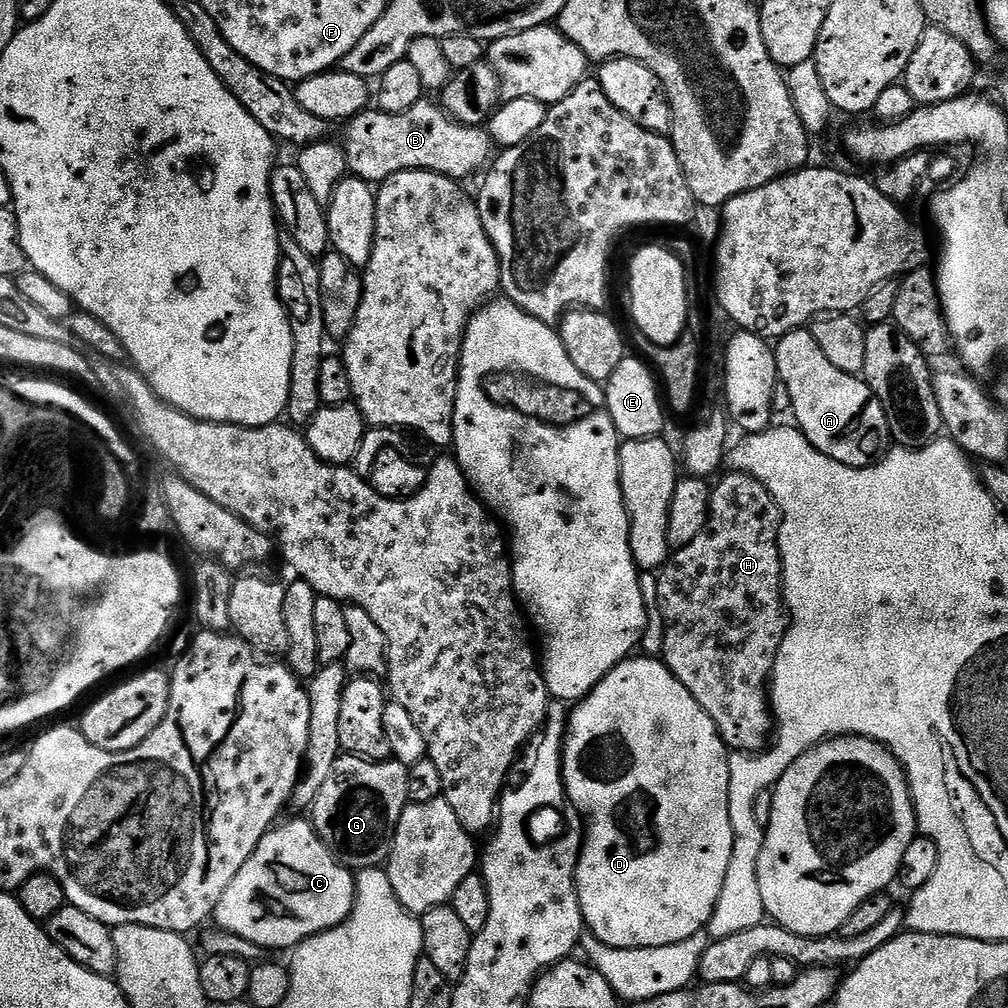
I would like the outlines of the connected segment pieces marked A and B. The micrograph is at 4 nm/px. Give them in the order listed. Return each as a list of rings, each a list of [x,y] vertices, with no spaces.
[[[811,331],[787,332],[785,336],[775,341],[774,351],[779,383],[784,384],[786,390],[790,390],[791,415],[796,415],[795,423],[816,449],[834,458],[834,462],[842,462],[851,468],[869,468],[889,451],[888,419],[882,402],[876,400],[876,395],[872,393],[870,386],[863,378],[846,374],[838,370],[838,366],[833,366],[826,359],[826,354],[818,350],[818,342],[814,342]]]
[[[428,98],[419,100],[414,106],[410,106],[410,110],[406,110],[402,114],[390,114],[389,112],[381,112],[379,110],[365,110],[363,112],[359,112],[359,114],[353,118],[353,120],[347,121],[345,128],[348,129],[346,129],[344,132],[342,147],[344,149],[344,153],[346,154],[346,158],[348,159],[349,173],[351,173],[353,176],[359,176],[362,180],[369,182],[379,182],[385,180],[386,178],[390,178],[399,172],[405,172],[406,170],[418,170],[420,168],[423,170],[423,172],[437,172],[443,176],[451,176],[453,180],[460,182],[463,181],[463,176],[472,176],[476,171],[479,170],[480,167],[483,166],[484,163],[487,165],[489,163],[490,157],[494,152],[492,137],[488,135],[487,131],[485,131],[485,129],[480,126],[473,126],[471,124],[459,124],[458,121],[453,120],[452,117],[449,116],[448,113],[440,107],[439,103],[432,101],[431,104],[430,100],[431,99]]]

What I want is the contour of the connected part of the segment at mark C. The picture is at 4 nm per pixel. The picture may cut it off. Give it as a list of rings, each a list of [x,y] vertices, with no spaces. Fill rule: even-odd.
[[[304,819],[283,824],[273,827],[264,835],[254,854],[250,854],[246,866],[242,866],[234,882],[226,886],[226,894],[222,894],[214,913],[217,929],[238,934],[238,938],[246,938],[246,942],[254,942],[265,950],[292,950],[304,940],[338,926],[348,919],[356,901],[355,875],[333,856],[311,823]]]

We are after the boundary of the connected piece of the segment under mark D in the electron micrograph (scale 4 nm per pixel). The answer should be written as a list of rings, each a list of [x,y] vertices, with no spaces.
[[[644,654],[622,660],[618,666],[614,666],[614,670],[610,670],[606,678],[594,686],[592,693],[573,708],[576,709],[567,713],[564,729],[564,792],[568,795],[569,805],[588,819],[588,837],[585,840],[583,837],[580,861],[576,864],[576,893],[584,915],[585,929],[606,946],[616,948],[670,946],[707,929],[708,920],[716,909],[718,894],[722,894],[722,882],[726,882],[726,870],[730,870],[730,854],[734,850],[734,830],[730,826],[728,809],[730,750],[718,734],[710,714],[706,714],[706,710],[694,702],[690,690],[686,690],[686,686],[674,678],[663,659],[649,658]]]

